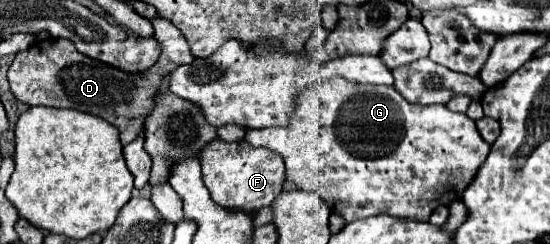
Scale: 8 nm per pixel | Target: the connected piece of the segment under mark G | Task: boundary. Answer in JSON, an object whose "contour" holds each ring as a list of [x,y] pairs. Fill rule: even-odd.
{"contour":[[[342,79],[310,85],[300,93],[288,127],[250,129],[244,141],[282,155],[286,163],[286,181],[302,191],[318,193],[330,211],[340,215],[346,223],[380,213],[394,219],[428,221],[438,205],[462,199],[462,189],[472,181],[478,165],[490,151],[490,145],[476,133],[474,121],[464,113],[452,113],[444,105],[408,103],[390,85],[352,85]]]}

